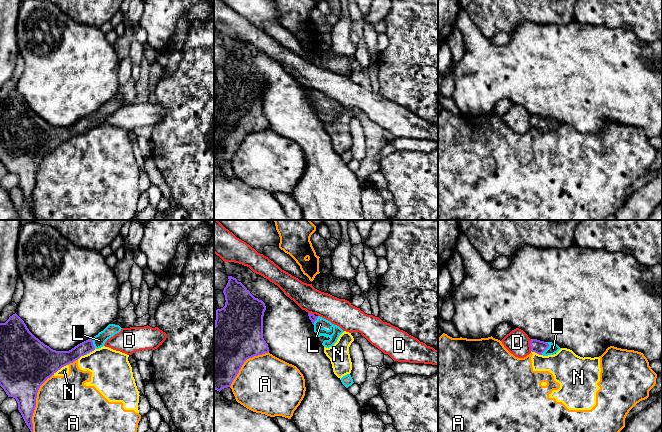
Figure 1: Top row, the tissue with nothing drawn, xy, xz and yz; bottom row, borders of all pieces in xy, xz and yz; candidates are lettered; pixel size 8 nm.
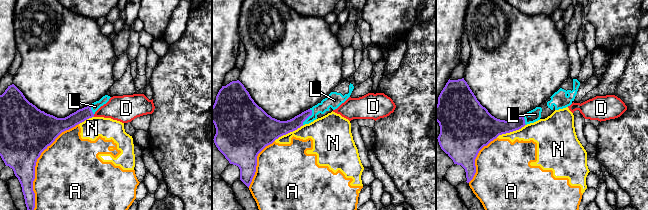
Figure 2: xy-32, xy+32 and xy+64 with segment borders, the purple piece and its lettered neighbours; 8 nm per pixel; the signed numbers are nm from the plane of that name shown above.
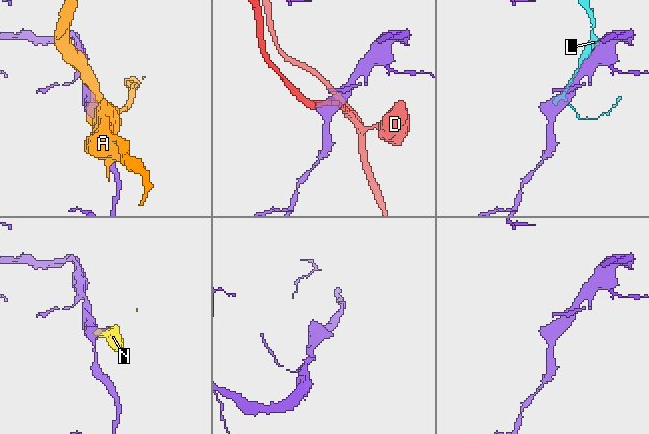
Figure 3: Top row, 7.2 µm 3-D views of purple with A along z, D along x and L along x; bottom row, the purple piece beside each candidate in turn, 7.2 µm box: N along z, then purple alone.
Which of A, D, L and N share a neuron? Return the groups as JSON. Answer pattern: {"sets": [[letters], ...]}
{"sets": [["A", "N"], ["D"], ["L"]]}

